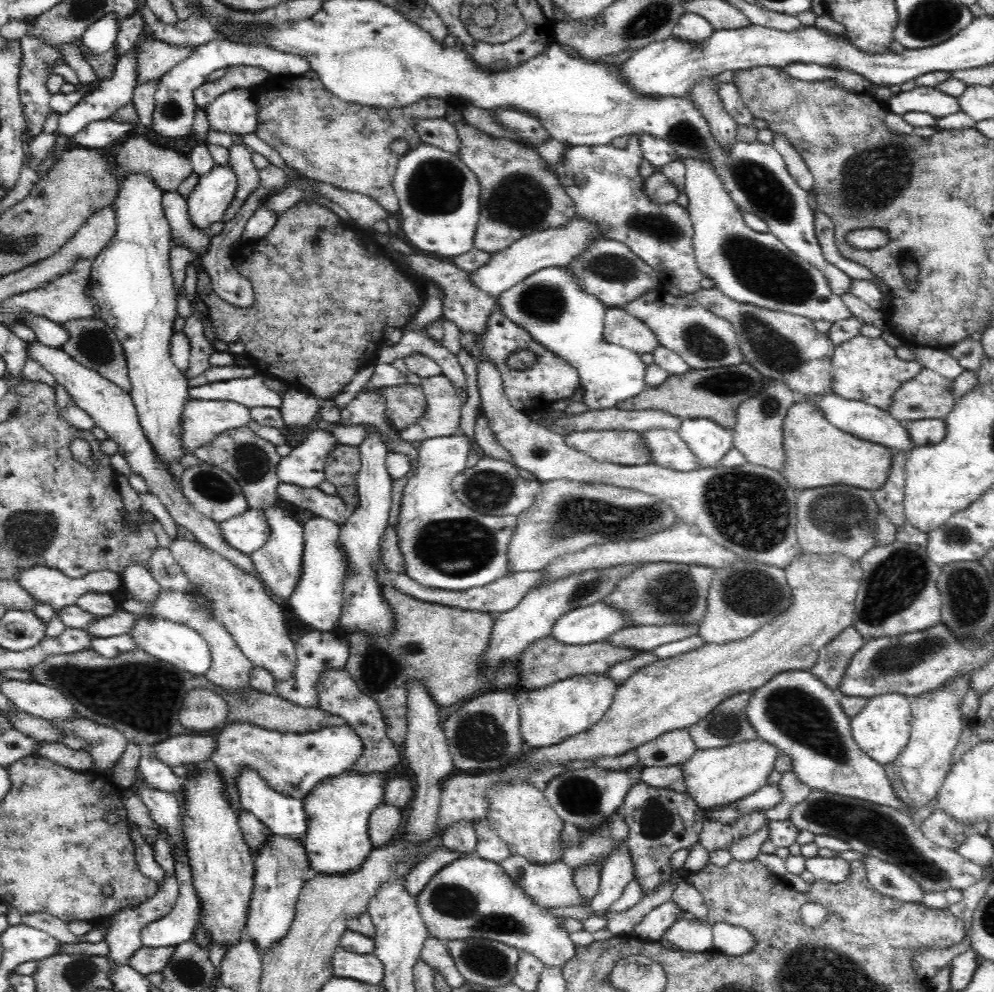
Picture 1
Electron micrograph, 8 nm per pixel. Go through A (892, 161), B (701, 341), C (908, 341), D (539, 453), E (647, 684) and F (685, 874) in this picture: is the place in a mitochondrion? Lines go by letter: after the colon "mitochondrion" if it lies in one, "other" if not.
A: mitochondrion
B: mitochondrion
C: other
D: other
E: other
F: other

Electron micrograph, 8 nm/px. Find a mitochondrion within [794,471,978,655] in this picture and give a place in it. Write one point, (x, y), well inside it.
(894, 584)

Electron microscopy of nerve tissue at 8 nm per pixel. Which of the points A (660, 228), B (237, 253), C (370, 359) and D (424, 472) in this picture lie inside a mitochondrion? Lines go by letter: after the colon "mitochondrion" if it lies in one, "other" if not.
A: mitochondrion
B: other
C: other
D: other

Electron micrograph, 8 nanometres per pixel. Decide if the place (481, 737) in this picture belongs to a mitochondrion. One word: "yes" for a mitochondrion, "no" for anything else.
yes

